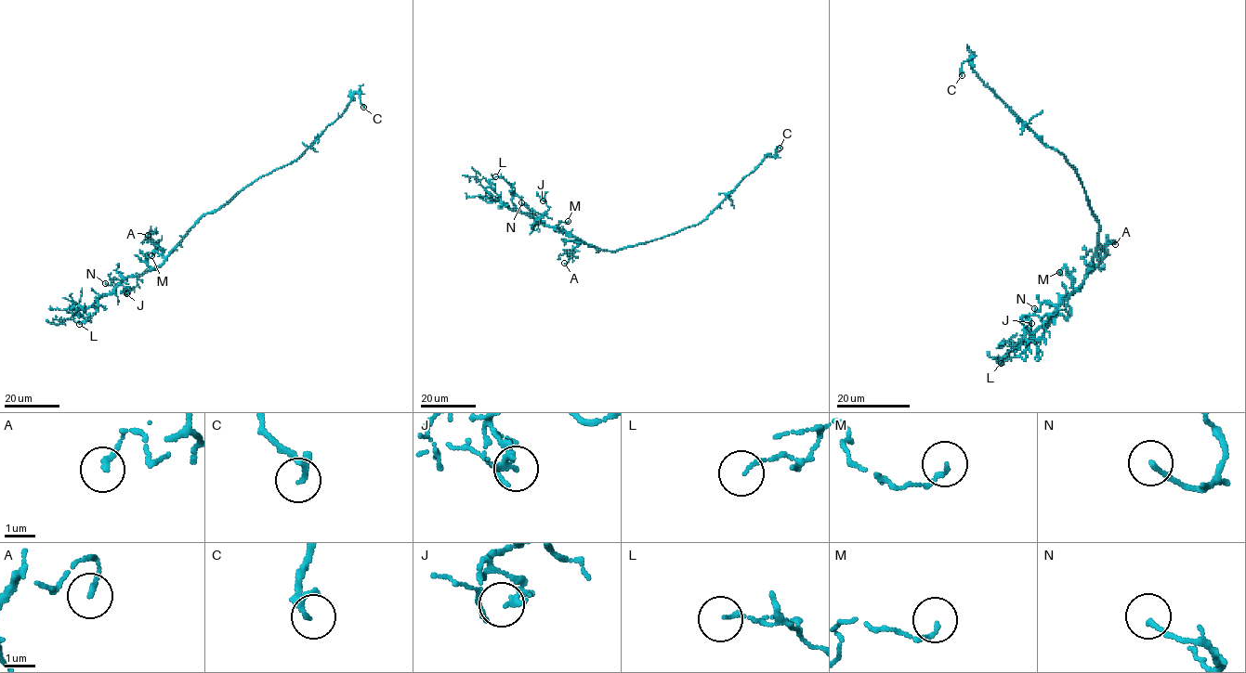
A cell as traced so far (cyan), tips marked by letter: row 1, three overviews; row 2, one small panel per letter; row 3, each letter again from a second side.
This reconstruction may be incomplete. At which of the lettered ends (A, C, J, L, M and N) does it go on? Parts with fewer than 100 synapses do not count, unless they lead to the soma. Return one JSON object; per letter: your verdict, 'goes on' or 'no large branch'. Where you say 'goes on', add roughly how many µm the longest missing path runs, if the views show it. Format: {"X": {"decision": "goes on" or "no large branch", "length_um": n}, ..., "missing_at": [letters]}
{"A": {"decision": "no large branch"}, "C": {"decision": "no large branch"}, "J": {"decision": "no large branch"}, "L": {"decision": "no large branch"}, "M": {"decision": "no large branch"}, "N": {"decision": "no large branch"}, "missing_at": []}

